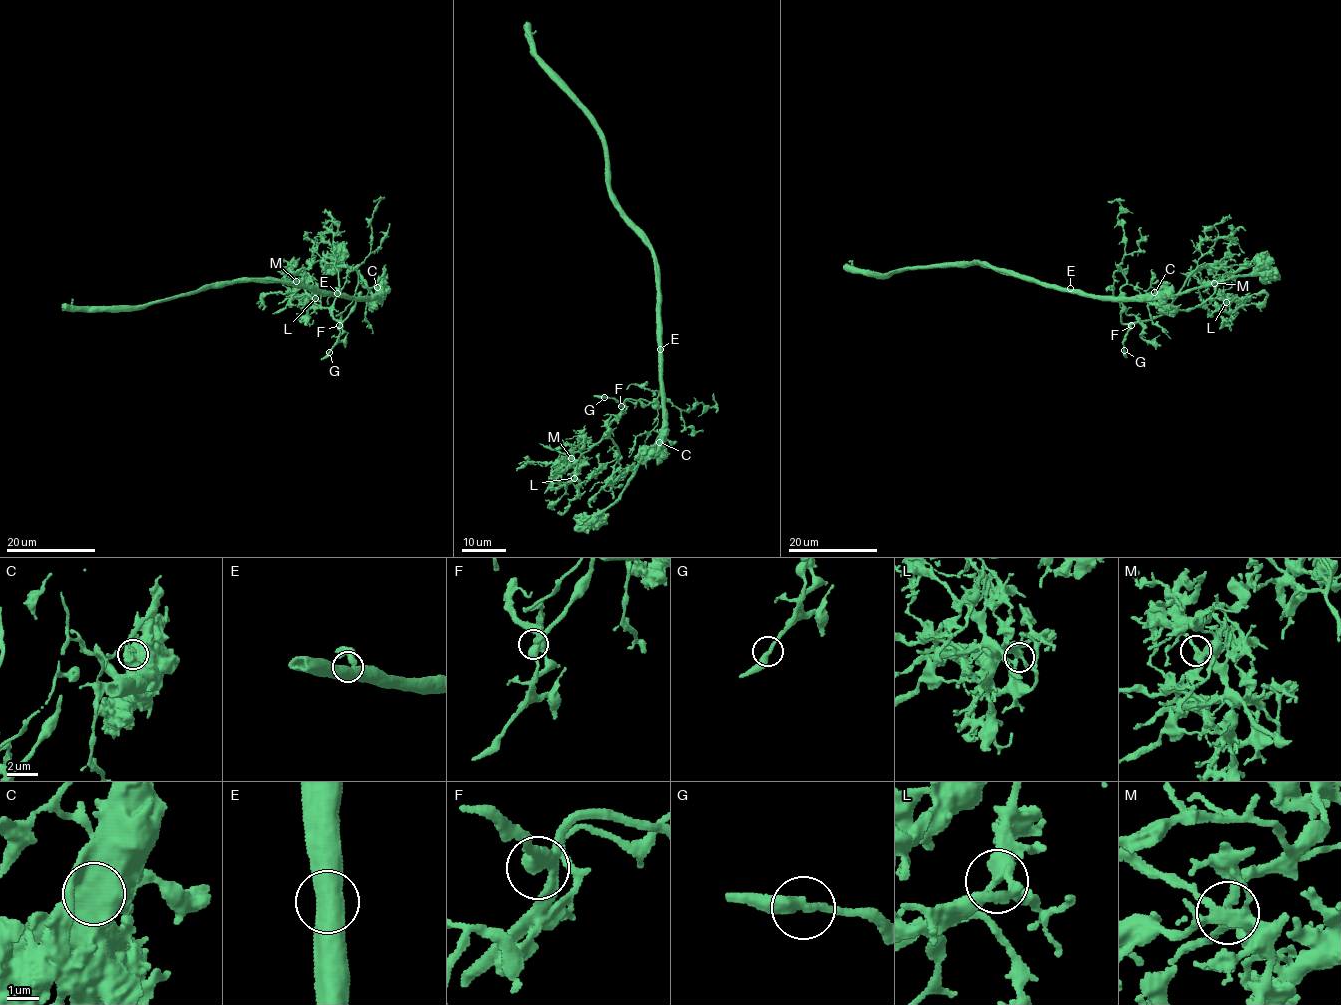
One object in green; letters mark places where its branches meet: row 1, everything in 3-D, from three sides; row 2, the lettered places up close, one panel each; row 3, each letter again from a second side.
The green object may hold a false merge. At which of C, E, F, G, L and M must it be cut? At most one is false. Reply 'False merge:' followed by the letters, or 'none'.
False merge: C

